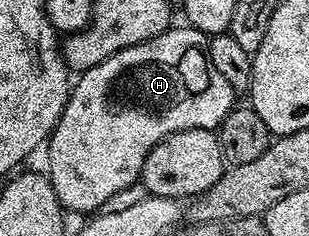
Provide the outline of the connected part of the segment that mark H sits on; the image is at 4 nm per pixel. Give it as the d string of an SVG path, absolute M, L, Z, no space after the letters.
M171 26L163 34L151 38L147 42L119 50L111 58L99 62L99 66L88 68L86 72L80 73L76 77L69 94L67 106L63 110L59 122L53 128L53 135L47 141L47 149L49 148L49 168L47 167L47 175L49 181L53 183L53 189L59 198L62 209L68 210L70 213L72 213L71 211L89 212L85 214L91 214L96 210L104 209L107 201L113 198L115 194L119 194L119 190L127 190L127 186L131 186L140 181L143 162L147 162L147 154L151 154L153 147L163 138L167 138L176 132L191 130L192 128L220 129L222 122L227 118L227 114L233 111L235 107L233 87L229 85L227 78L223 78L223 74L219 74L219 70L215 70L215 66L209 61L206 33L192 26L184 26L185 28L177 27Z

